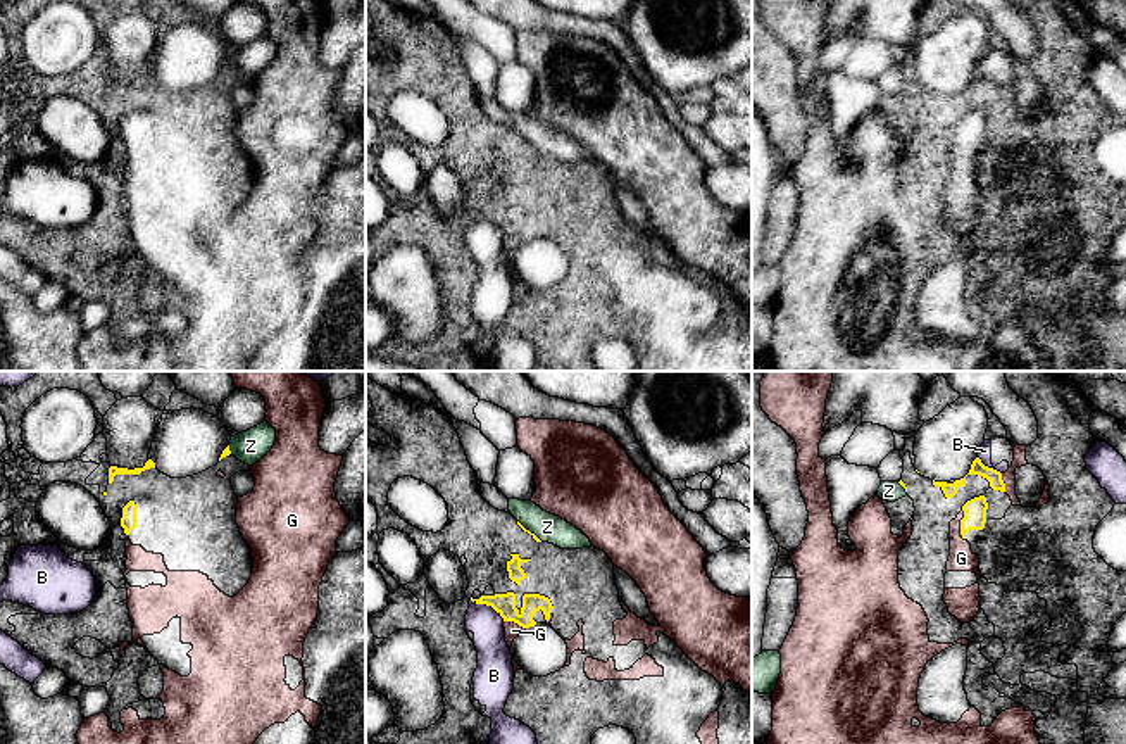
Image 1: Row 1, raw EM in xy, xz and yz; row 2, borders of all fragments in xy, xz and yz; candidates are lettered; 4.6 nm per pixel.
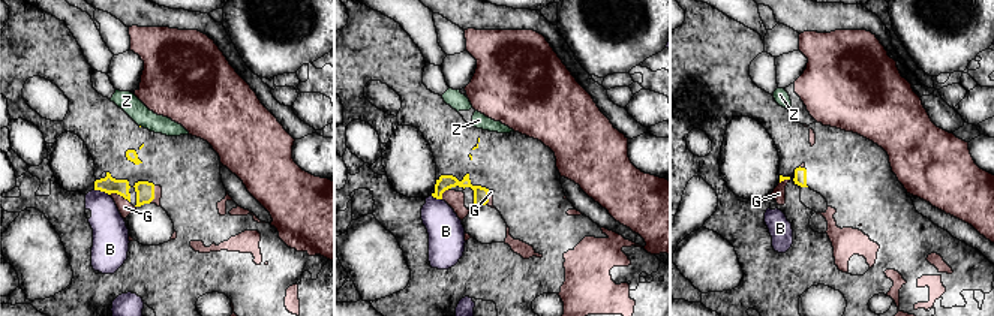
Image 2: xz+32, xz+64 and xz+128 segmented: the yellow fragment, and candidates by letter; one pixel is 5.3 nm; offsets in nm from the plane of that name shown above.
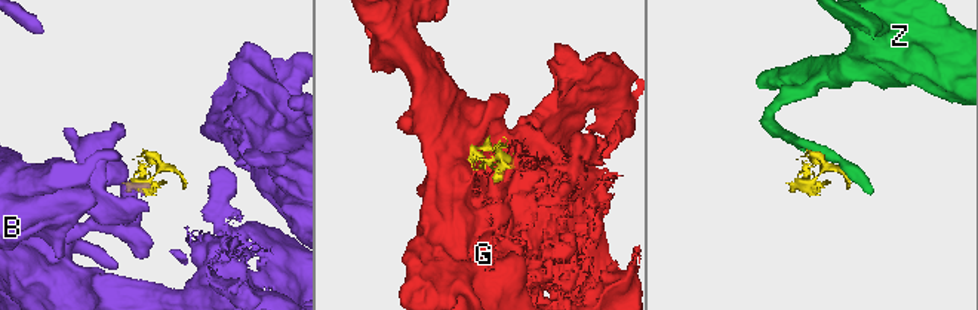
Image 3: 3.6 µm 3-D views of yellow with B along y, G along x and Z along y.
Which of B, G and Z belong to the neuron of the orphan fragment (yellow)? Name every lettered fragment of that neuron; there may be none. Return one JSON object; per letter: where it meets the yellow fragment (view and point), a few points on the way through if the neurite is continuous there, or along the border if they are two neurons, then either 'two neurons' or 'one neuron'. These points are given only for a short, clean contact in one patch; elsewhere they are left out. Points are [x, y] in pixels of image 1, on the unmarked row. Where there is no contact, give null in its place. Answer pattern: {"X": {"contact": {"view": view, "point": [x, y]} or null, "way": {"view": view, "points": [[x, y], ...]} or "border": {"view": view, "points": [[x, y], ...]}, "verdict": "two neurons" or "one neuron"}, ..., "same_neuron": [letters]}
{"B": {"contact": {"view": "xz", "point": [490, 218]}, "border": {"view": "xz", "points": [[476, 216], [488, 218], [504, 233]]}, "verdict": "two neurons"}, "G": {"contact": {"view": "yz", "point": [961, 135]}, "verdict": "two neurons"}, "Z": {"contact": {"view": "xz", "point": [528, 144]}, "verdict": "two neurons"}, "same_neuron": []}

